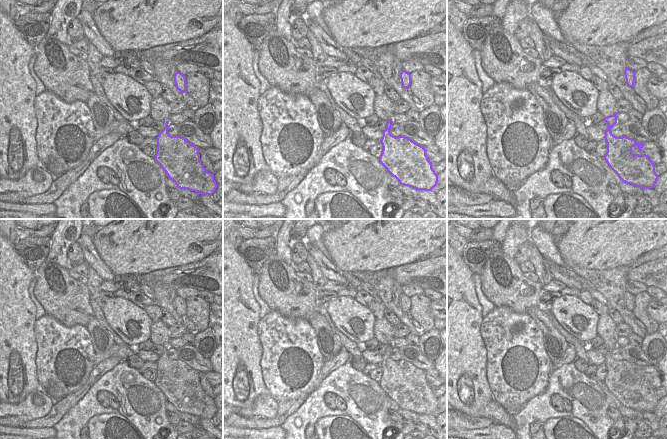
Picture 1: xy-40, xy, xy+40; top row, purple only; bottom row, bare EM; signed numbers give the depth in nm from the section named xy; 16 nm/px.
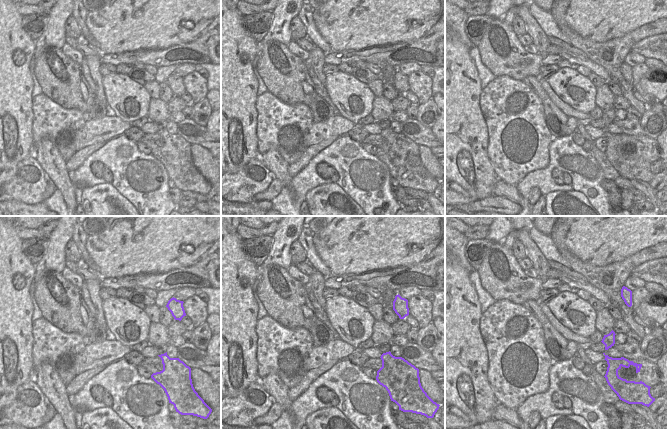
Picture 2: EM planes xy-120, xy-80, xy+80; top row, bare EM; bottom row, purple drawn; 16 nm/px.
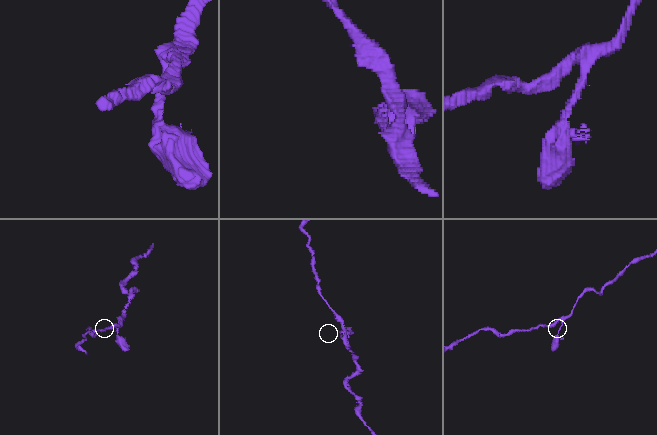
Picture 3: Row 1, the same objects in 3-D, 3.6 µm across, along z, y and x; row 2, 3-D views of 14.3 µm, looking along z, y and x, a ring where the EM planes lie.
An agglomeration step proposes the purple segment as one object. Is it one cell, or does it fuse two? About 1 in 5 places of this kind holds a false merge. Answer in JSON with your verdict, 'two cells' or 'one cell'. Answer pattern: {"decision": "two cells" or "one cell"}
{"decision": "one cell"}

